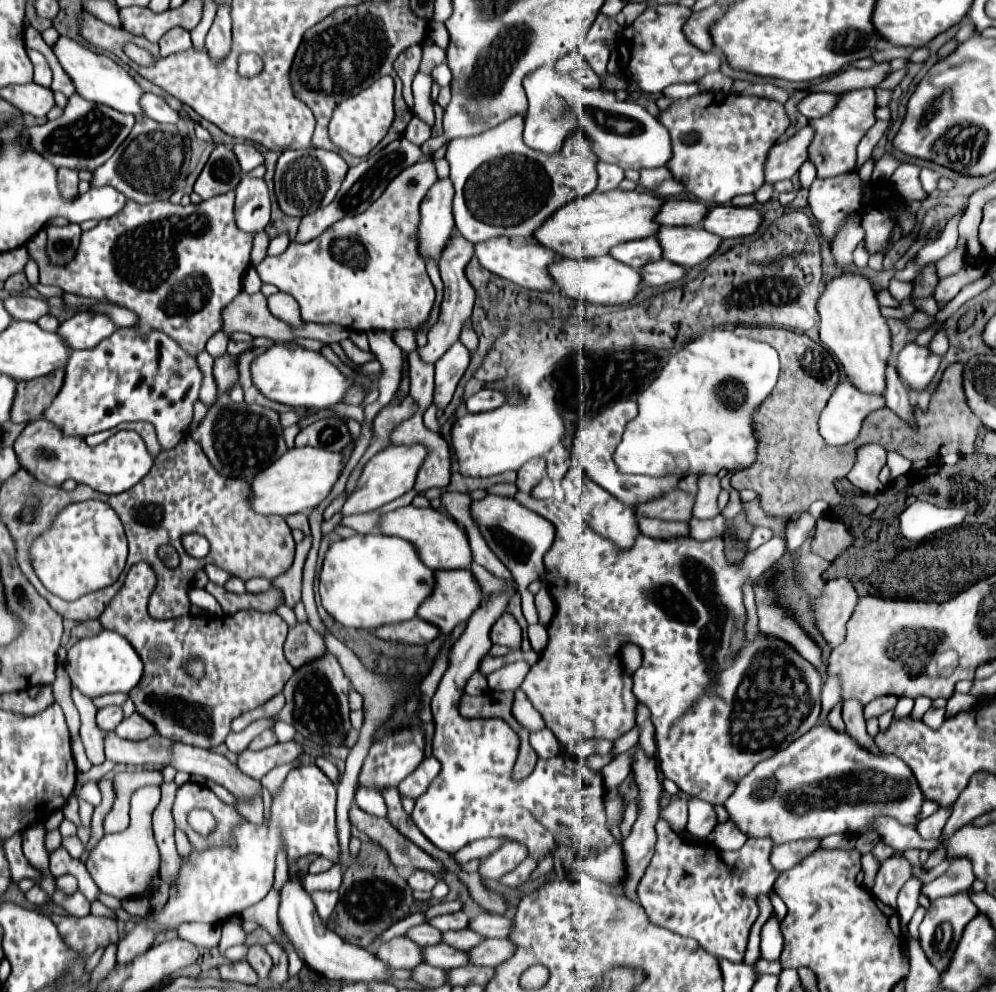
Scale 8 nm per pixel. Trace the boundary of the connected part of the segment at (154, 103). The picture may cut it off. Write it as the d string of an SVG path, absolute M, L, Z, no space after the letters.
M145 92L141 96L141 110L145 110L145 116L157 120L157 122L167 122L167 124L177 124L179 116L173 108L167 106L167 102L155 94Z

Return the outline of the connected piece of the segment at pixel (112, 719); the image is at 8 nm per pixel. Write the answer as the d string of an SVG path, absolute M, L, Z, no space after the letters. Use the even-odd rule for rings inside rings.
M105 706L105 708L97 710L97 726L103 732L115 730L121 720L123 720L123 710L119 706Z

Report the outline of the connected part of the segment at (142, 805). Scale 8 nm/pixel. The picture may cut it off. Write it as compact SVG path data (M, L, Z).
M143 786L135 790L131 796L129 828L117 834L105 834L105 840L99 840L99 844L93 848L87 860L87 870L103 894L115 896L117 900L141 896L149 890L151 878L159 874L161 854L151 828L151 814L159 800L161 800L159 786Z

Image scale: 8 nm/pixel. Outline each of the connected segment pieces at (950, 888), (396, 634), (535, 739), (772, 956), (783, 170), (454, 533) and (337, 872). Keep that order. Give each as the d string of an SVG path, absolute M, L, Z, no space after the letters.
M949 858L949 870L937 880L933 880L931 884L923 884L923 894L927 894L929 900L957 894L957 892L969 890L973 880L975 880L975 874L969 858Z
M413 618L409 622L379 626L377 630L373 630L373 634L381 640L391 640L399 644L427 644L439 636L439 630L421 618Z
M543 728L539 732L531 732L529 740L531 740L531 746L539 758L551 758L551 756L561 754L561 744L549 728Z
M773 916L769 922L765 922L761 930L761 958L765 960L779 960L781 948L783 948L783 936L777 924L777 916Z
M803 126L789 140L775 144L765 164L765 180L775 184L779 180L791 178L799 170L799 166L809 158L807 148L813 140L813 134L815 130L811 126Z
M411 504L397 508L385 514L385 522L381 522L381 530L377 532L387 536L401 536L407 542L413 542L413 546L417 546L417 554L421 554L421 562L425 562L431 570L459 570L469 568L473 562L467 536L453 520L433 508L415 508Z
M331 866L327 872L321 874L307 874L305 876L305 890L339 890L343 882L343 870L339 866Z

